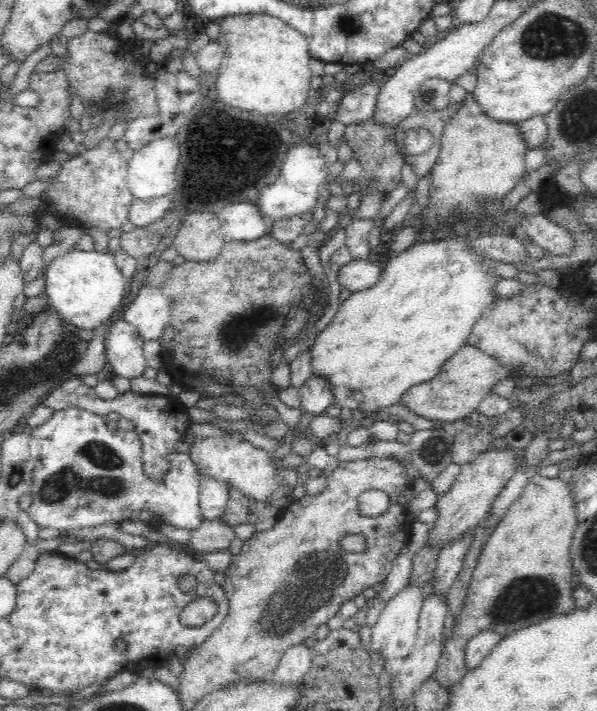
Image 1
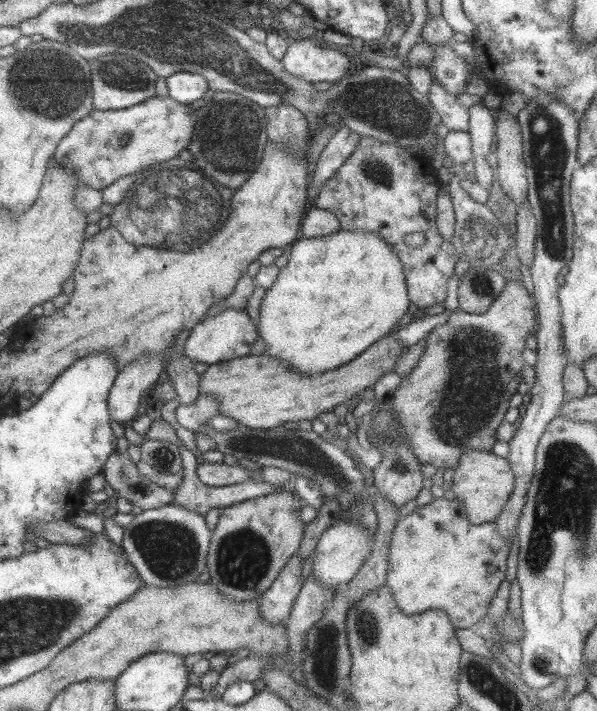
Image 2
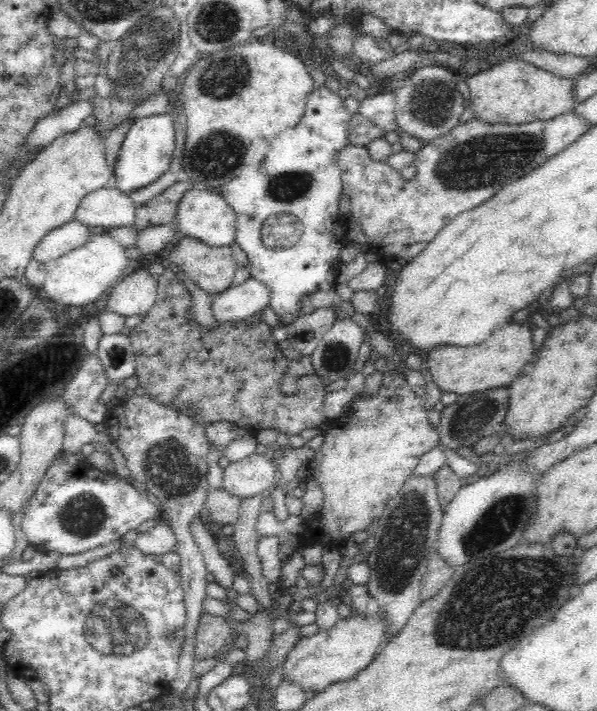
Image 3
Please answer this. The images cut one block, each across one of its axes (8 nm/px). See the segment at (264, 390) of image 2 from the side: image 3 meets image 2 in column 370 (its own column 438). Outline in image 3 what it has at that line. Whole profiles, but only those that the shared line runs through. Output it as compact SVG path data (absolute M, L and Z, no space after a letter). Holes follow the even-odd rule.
M526 321L514 324L509 322L496 328L480 344L469 347L442 345L430 349L428 356L424 358L424 364L430 370L432 382L442 393L456 392L463 395L498 388L501 385L507 386L532 360L535 353L532 337Z

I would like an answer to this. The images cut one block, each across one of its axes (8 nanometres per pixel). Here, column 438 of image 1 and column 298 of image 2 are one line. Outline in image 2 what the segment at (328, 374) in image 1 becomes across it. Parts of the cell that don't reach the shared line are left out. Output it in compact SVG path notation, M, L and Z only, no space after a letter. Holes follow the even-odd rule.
M340 229L338 232L330 234L330 236L320 236L320 238L302 237L294 241L288 264L279 271L276 282L268 290L264 290L263 301L261 302L258 330L261 339L266 344L266 354L286 360L299 373L311 375L338 368L349 360L354 360L354 358L360 356L361 352L370 348L380 338L384 338L389 333L395 332L402 320L402 316L414 309L409 299L402 262L400 262L398 254L392 251L394 251L394 248L390 246L390 243L386 239L380 238L376 232L362 232L362 230L350 232L350 230Z

